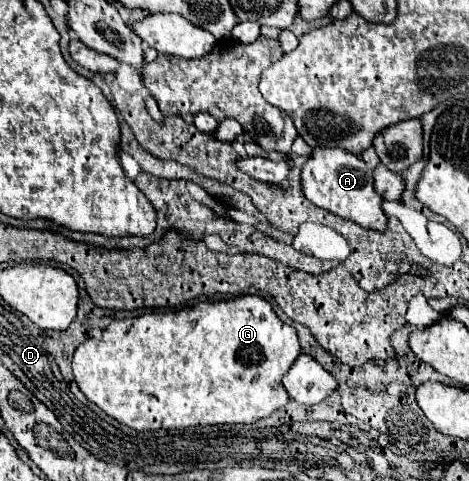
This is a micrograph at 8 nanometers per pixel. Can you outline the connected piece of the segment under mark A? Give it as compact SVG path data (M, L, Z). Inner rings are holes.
M316 147L312 151L310 159L302 167L302 193L308 201L318 205L320 209L326 209L342 219L350 219L364 229L374 229L374 231L386 229L386 215L380 207L382 199L380 199L380 195L376 195L376 191L372 187L372 169L358 155L352 155L340 147Z

